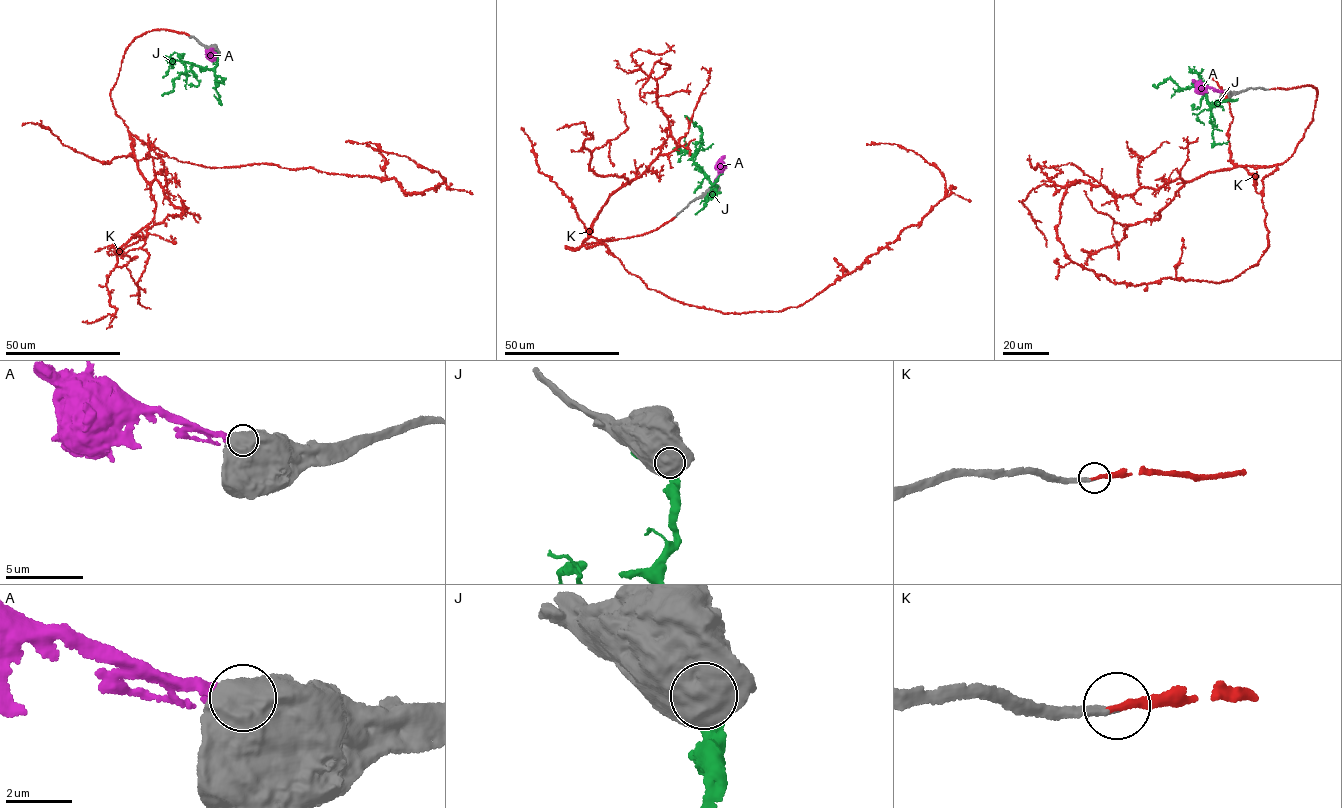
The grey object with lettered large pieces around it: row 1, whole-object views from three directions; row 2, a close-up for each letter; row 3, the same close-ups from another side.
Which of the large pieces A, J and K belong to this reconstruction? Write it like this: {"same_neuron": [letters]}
{"same_neuron": ["K"]}

